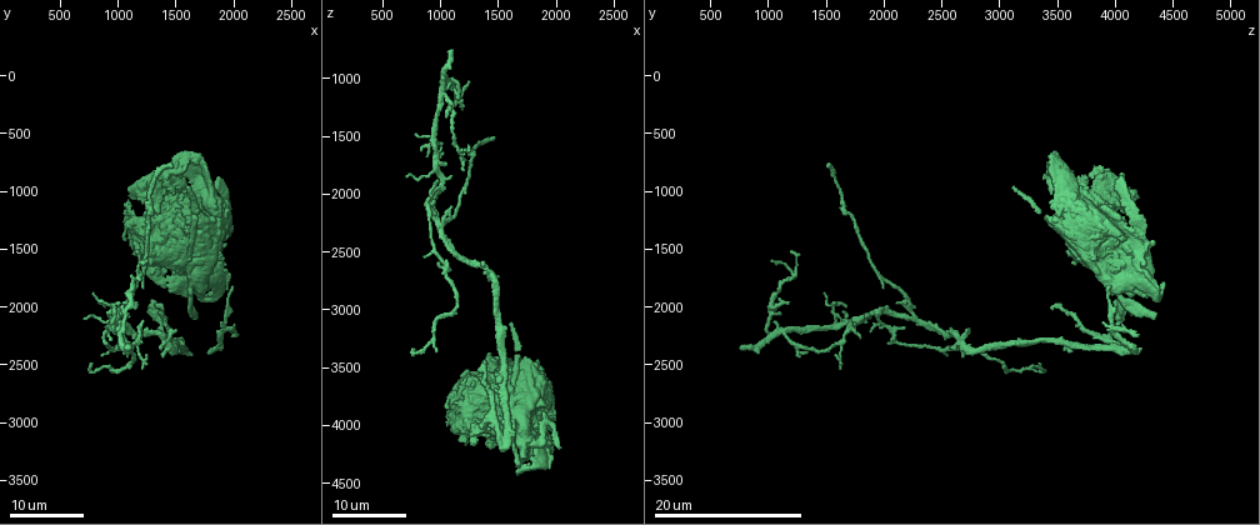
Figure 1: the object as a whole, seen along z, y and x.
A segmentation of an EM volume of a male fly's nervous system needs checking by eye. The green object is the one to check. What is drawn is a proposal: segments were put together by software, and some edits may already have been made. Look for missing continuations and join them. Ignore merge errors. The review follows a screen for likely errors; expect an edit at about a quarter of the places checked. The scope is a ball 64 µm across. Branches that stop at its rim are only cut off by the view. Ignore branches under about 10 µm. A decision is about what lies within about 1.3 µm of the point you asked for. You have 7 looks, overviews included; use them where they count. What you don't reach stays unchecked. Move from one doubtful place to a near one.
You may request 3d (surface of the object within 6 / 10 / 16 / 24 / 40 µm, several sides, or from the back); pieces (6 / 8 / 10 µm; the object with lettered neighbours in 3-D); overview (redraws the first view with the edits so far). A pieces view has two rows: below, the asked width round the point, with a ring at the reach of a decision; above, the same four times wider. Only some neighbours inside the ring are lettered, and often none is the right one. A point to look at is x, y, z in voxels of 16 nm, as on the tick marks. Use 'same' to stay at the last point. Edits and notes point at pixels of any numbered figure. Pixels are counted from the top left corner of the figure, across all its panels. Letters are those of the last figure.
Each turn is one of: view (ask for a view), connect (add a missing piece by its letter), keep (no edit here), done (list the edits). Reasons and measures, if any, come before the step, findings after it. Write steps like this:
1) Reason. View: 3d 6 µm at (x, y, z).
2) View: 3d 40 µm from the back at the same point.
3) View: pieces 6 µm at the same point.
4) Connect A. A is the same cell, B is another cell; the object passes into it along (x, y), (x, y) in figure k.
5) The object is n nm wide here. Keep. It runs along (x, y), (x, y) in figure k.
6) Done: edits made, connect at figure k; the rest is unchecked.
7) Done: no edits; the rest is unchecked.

View: 3d 24 µm at (1600, 960, 3100).

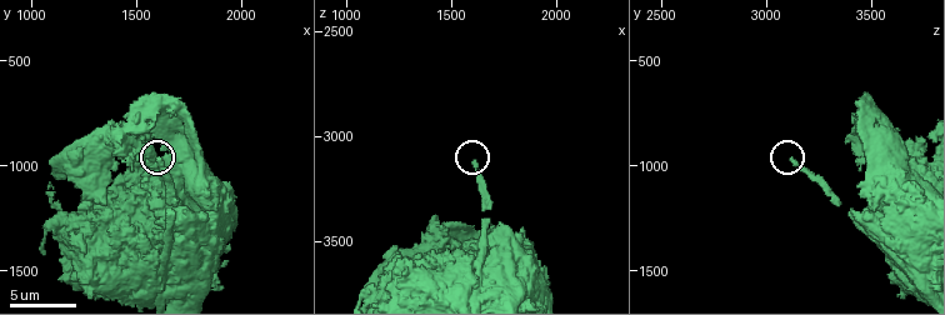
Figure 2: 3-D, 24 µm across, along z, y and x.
View: pieces 10 µm at (1600, 980, 3120).

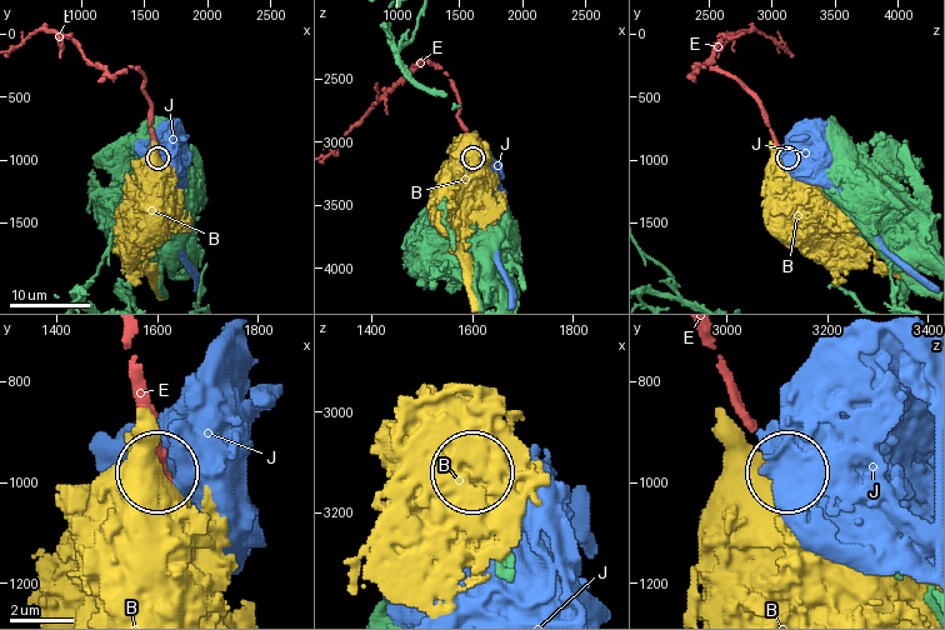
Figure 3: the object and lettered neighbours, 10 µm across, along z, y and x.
Connect E. E is the same cell, B and J are other cells; it goes on there.

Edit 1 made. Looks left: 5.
View: overview.

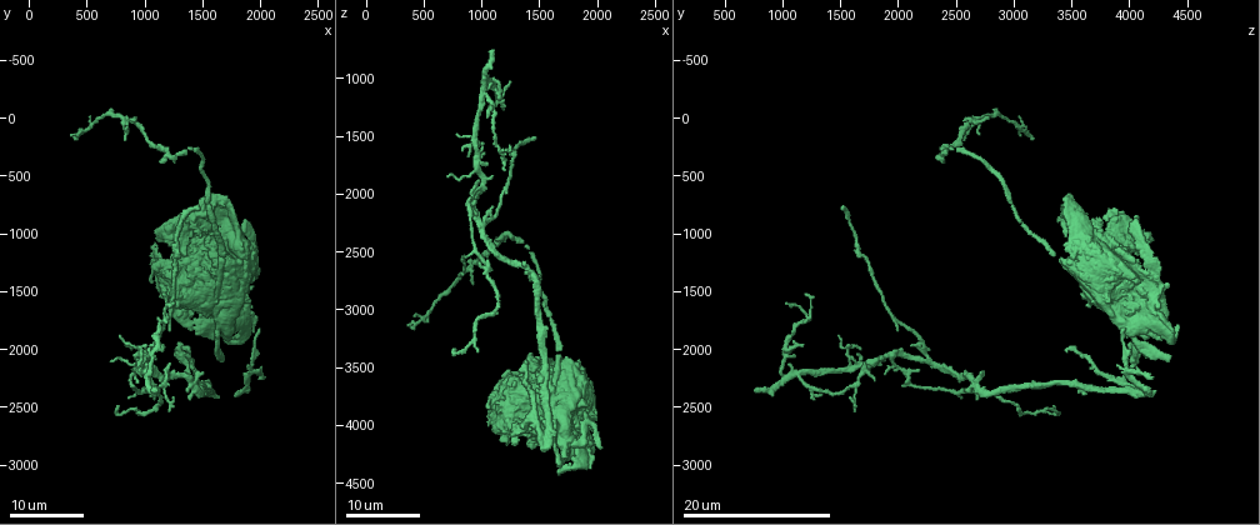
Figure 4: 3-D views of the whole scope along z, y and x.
Branch stops here. View: 3d 16 µm at (1160, 380, 2380).

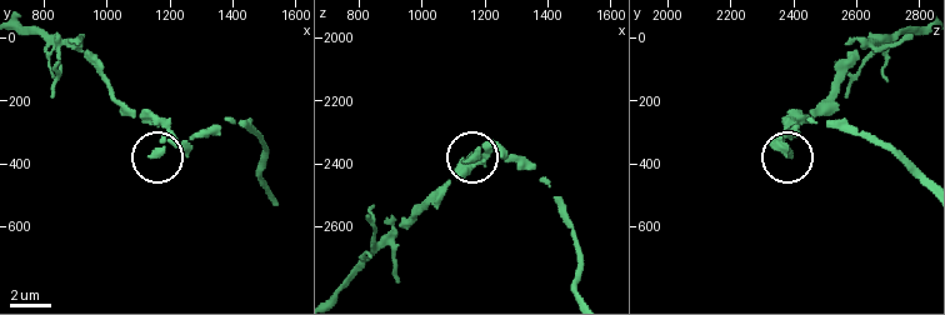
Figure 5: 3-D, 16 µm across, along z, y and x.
What lies round it. View: pieces 10 µm at (1140, 370, 2380).

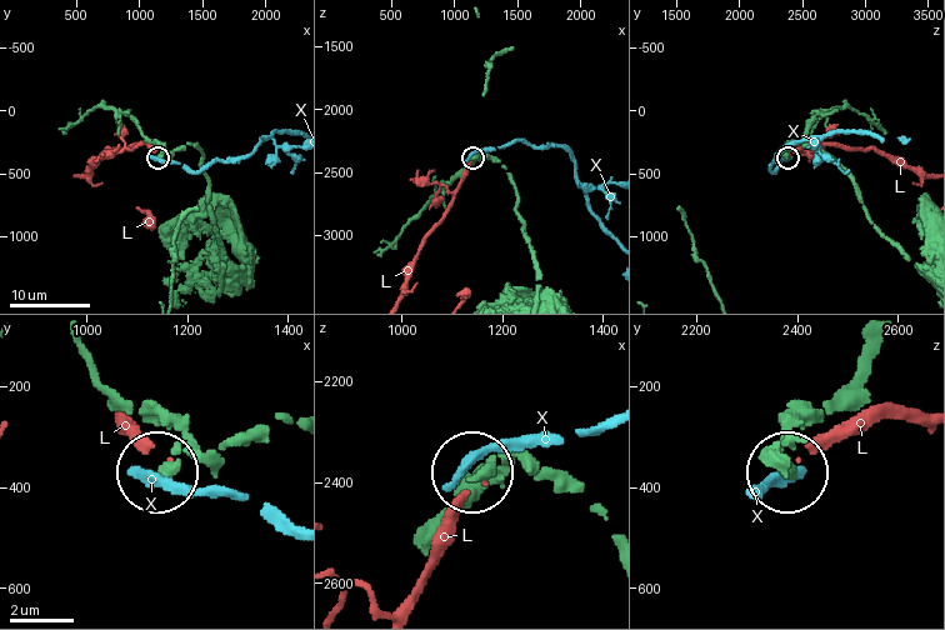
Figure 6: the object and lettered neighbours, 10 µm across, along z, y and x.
Keep. L and X are other cells; it runs along (290, 420), (164, 465) in figure 6; no lettered piece goes on from it.

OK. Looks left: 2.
Tapers out. View: 3d 24 µm at (880, 2000, 1680).

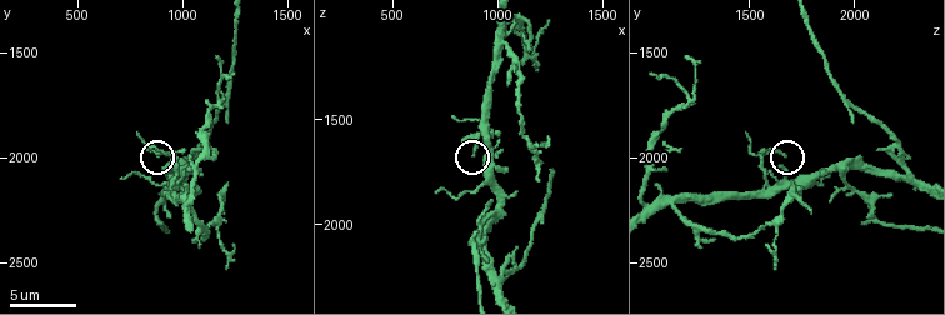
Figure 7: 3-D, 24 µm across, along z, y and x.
View: pieces 6 µm at (900, 1970, 1650).

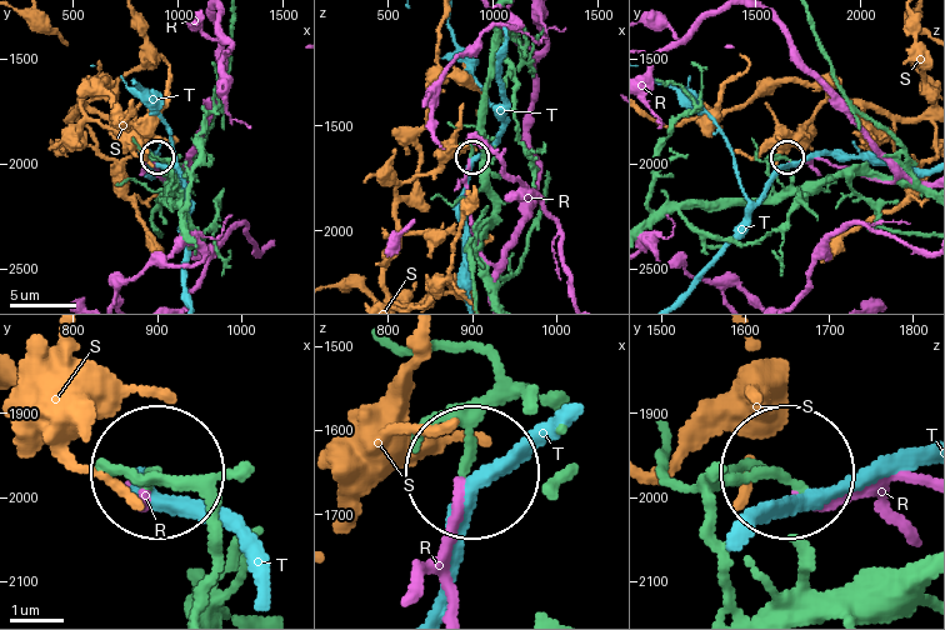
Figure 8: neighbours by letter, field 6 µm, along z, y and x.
Keep. R, S and T are other cells; it runs along (524, 399), (493, 408), (465, 471) in figure 8; no lettered piece goes on from it.

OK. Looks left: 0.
Done: edits made, connect at figure 3; the rest is unchecked.

